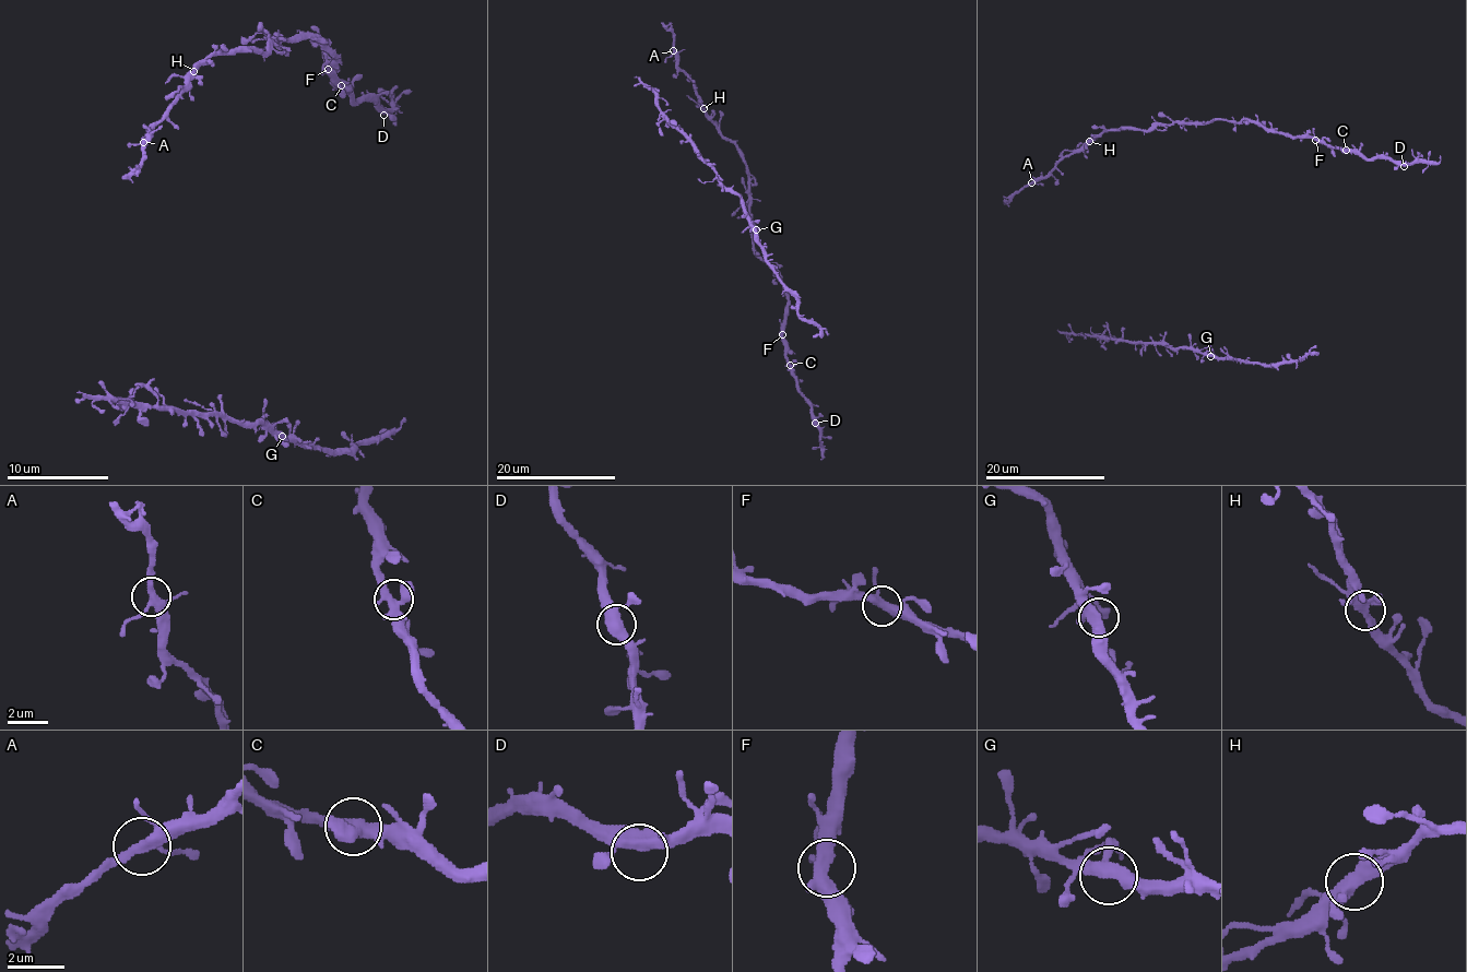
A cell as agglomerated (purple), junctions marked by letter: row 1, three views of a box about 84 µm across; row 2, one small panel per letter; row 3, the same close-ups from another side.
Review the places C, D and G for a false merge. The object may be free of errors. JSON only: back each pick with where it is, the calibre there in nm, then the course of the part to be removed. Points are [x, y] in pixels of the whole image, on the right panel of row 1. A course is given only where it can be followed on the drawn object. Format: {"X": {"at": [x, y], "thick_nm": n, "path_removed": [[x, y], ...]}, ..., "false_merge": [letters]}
{"false_merge": []}

